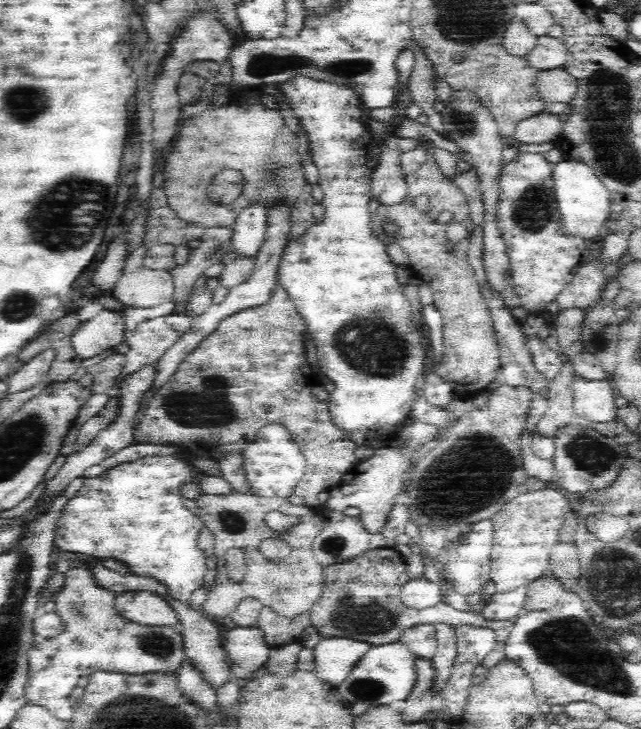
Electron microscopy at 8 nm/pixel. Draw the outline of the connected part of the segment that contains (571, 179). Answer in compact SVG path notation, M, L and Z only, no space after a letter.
M562 160L560 164L554 164L554 188L556 188L556 202L558 212L564 222L564 230L568 236L578 236L582 240L602 236L606 230L604 226L610 222L610 190L606 184L594 176L594 170L586 164L580 164L576 160Z

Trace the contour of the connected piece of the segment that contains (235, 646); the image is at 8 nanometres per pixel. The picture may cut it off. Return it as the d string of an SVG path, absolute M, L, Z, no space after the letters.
M234 628L224 632L224 650L232 678L254 678L262 674L272 646L260 628Z

